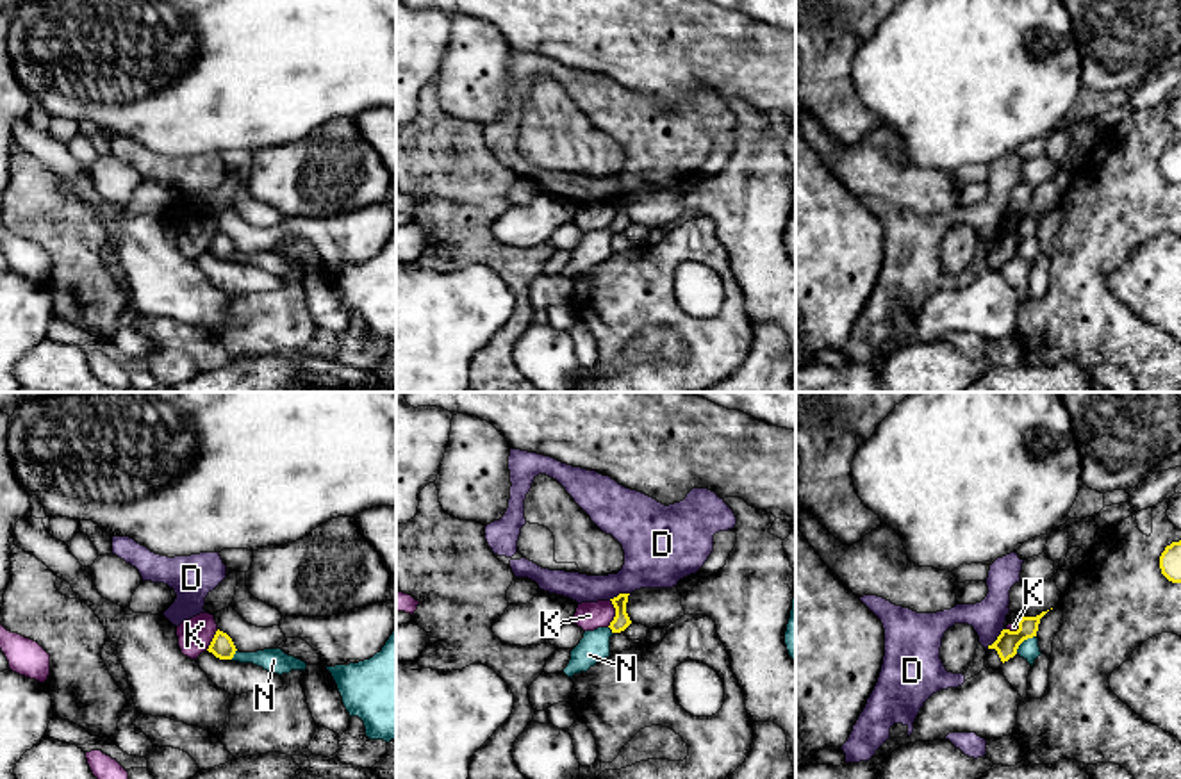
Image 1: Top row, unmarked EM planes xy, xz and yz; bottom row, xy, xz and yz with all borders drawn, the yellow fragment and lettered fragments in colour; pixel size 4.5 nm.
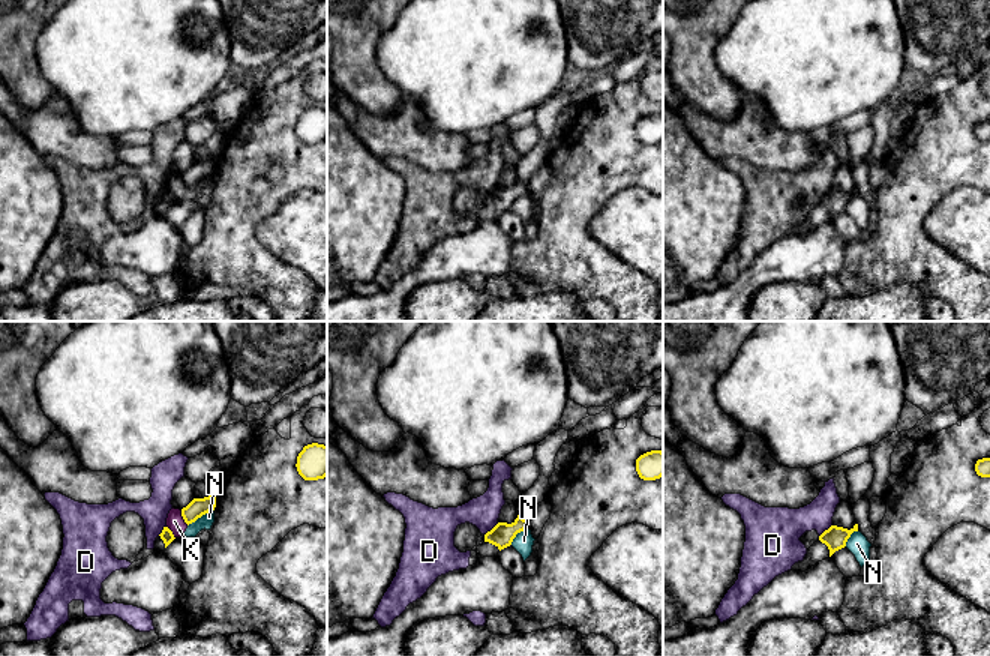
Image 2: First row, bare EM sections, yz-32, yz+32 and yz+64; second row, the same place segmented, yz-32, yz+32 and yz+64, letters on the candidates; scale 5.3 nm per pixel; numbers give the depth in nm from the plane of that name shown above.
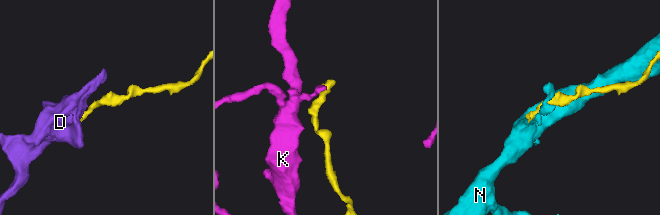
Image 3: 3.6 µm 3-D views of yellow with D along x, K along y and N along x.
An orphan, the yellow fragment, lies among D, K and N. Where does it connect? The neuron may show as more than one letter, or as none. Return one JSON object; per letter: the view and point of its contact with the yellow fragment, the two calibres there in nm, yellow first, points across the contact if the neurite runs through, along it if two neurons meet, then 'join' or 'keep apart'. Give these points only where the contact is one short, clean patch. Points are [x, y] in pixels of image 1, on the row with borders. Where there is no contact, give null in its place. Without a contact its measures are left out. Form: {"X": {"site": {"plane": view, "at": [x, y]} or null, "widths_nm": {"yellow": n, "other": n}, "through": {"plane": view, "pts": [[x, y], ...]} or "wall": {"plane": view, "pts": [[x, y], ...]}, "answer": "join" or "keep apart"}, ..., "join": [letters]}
{"D": {"site": {"plane": "yz", "at": [998, 639]}, "widths_nm": {"yellow": 110, "other": 160}, "wall": {"plane": "yz", "pts": [[1003, 628], [987, 647]]}, "answer": "keep apart"}, "K": {"site": {"plane": "xz", "at": [616, 614]}, "widths_nm": {"yellow": 80, "other": 130}, "wall": {"plane": "xz", "pts": [[611, 599], [614, 619], [607, 626]]}, "answer": "keep apart"}, "N": {"site": {"plane": "yz", "at": [1023, 640]}, "widths_nm": {"yellow": 110, "other": 90}, "answer": "keep apart"}, "join": []}

